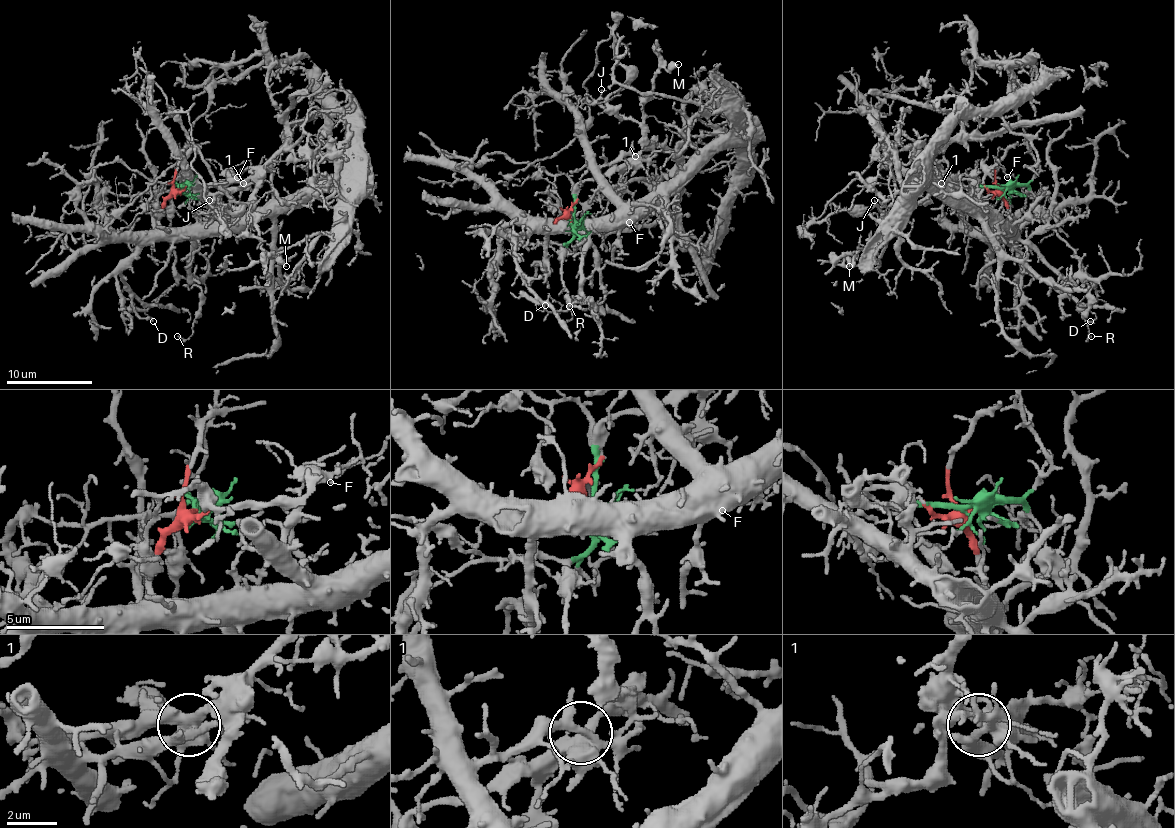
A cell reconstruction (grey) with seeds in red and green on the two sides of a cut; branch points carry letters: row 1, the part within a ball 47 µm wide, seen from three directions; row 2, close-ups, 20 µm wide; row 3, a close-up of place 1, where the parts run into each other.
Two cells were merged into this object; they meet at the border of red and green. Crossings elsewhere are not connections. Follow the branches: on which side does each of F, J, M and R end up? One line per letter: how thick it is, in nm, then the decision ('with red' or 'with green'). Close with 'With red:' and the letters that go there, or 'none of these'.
F: 100 nm thick; with green
J: 130 nm thick; with green
M: 400 nm thick; with green
R: 130 nm thick; with green
With red: none of these

